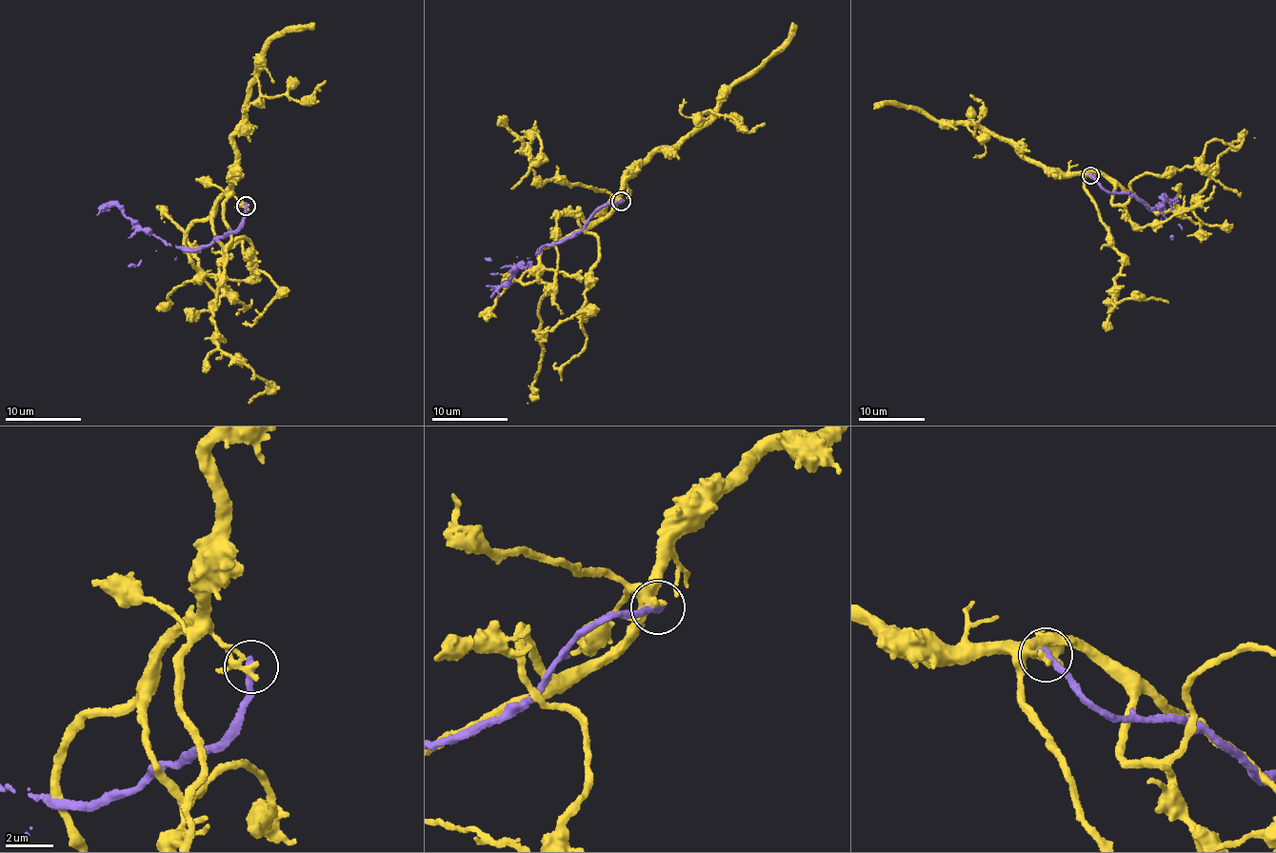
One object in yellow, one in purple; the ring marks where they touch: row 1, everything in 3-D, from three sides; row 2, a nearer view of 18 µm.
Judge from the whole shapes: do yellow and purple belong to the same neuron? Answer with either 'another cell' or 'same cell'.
another cell

